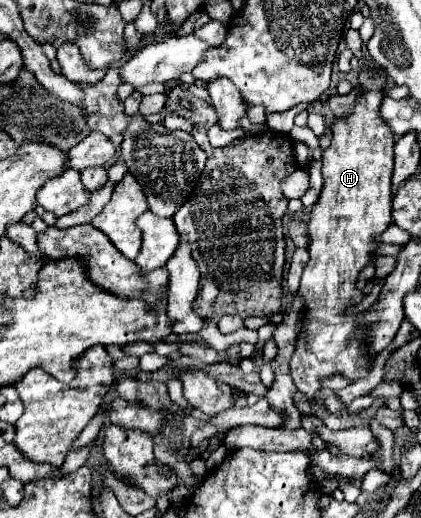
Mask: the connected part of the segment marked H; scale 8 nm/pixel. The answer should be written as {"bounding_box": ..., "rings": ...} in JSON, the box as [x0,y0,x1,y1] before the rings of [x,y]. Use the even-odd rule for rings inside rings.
{"bounding_box":[291,63,395,397],"rings":[[[365,63],[359,71],[359,89],[361,97],[355,101],[351,115],[333,119],[331,123],[331,145],[323,151],[323,189],[319,195],[319,201],[313,205],[311,217],[309,217],[309,263],[301,277],[299,295],[305,301],[305,319],[301,327],[301,335],[297,339],[295,353],[291,357],[291,379],[299,391],[303,391],[307,397],[313,397],[315,391],[321,389],[321,379],[333,373],[339,373],[345,379],[363,379],[369,375],[373,361],[367,355],[367,349],[363,347],[361,339],[349,341],[349,335],[357,327],[357,319],[361,315],[345,315],[345,311],[359,301],[363,301],[363,293],[355,287],[359,271],[373,261],[371,253],[377,247],[373,243],[375,235],[381,235],[389,223],[391,223],[391,175],[393,175],[393,145],[395,135],[389,129],[389,125],[381,119],[379,107],[385,97],[387,87],[387,75],[373,63]]]}

